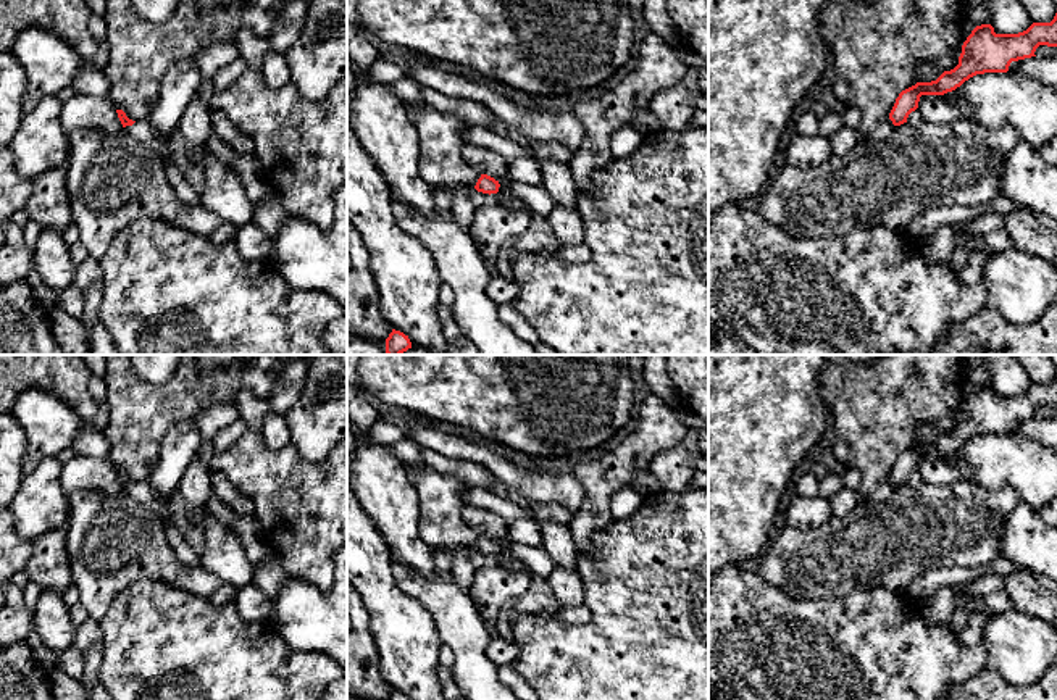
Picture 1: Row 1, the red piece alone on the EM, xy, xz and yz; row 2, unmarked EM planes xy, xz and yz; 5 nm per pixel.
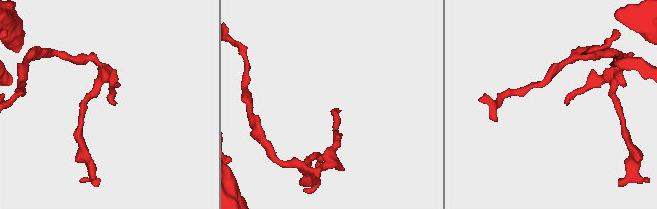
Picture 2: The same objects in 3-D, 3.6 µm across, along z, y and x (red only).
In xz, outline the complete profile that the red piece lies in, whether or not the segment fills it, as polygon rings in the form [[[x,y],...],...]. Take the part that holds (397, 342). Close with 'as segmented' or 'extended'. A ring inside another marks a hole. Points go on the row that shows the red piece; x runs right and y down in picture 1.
[[[392,329],[389,337],[386,339],[386,353],[387,355],[402,355],[408,348],[412,348],[412,342],[410,342],[408,335],[405,335],[400,331]]] | as segmented

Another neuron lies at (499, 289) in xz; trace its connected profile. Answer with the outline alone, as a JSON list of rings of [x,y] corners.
[[[486,263],[486,266],[487,266],[489,274],[491,274],[487,287],[486,287],[487,297],[499,305],[512,303],[518,295],[516,282],[502,276],[499,273],[497,266],[492,266],[487,263]]]

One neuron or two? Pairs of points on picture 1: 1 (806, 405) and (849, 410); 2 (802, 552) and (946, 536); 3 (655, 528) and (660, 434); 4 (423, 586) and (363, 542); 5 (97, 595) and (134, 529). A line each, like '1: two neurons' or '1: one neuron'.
1: two neurons
2: one neuron
3: two neurons
4: two neurons
5: one neuron

